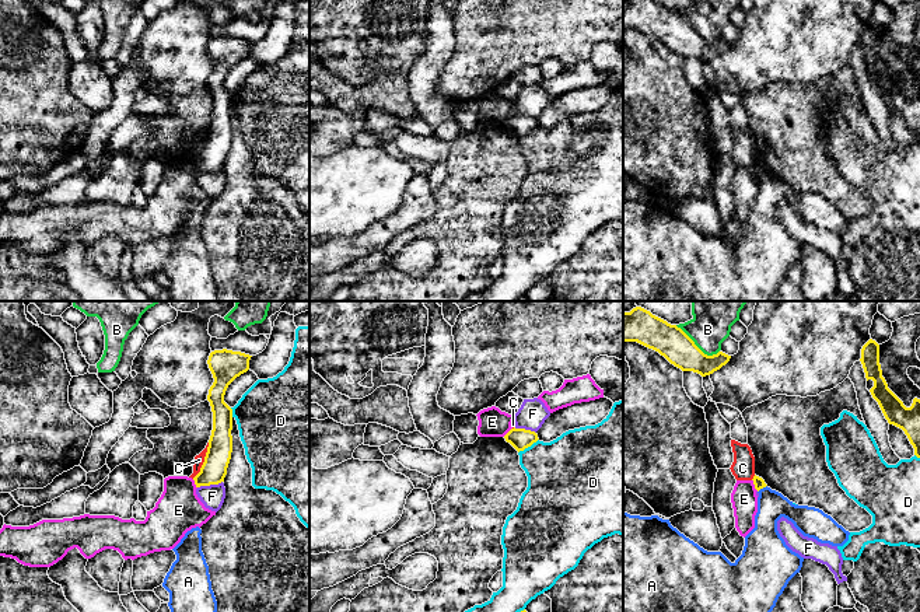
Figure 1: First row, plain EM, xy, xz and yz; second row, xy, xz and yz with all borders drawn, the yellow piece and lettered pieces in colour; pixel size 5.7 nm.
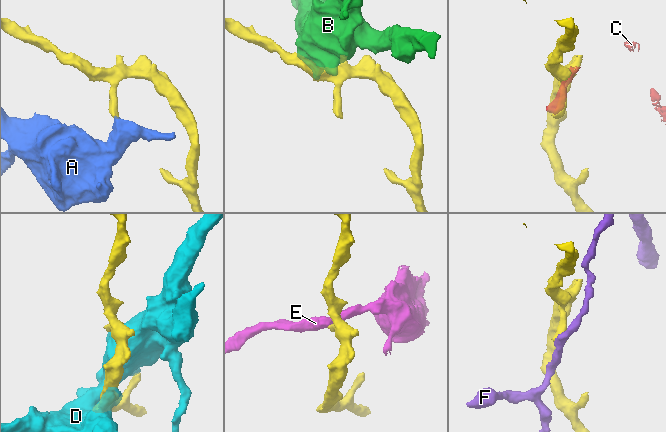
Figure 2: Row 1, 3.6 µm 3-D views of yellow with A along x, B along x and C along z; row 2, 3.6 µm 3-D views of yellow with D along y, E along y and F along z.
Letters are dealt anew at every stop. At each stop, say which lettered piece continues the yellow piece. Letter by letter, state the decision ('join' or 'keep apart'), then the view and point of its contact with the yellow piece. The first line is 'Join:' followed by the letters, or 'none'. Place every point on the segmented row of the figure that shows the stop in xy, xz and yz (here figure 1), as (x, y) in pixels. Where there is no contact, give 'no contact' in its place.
Join: none
A: keep apart; meets yellow in yz at (762, 488)
B: keep apart; meets yellow in yz at (696, 346)
C: keep apart; meets yellow in xy at (205, 461)
D: keep apart; meets yellow in xz at (528, 446)
E: keep apart; meets yellow in yz at (754, 483)
F: keep apart; meets yellow in xy at (209, 485)

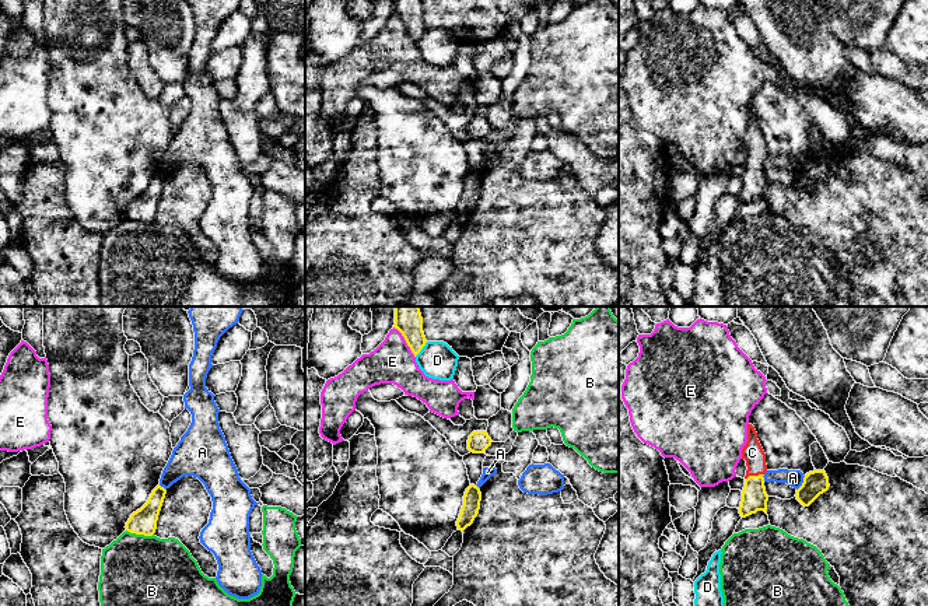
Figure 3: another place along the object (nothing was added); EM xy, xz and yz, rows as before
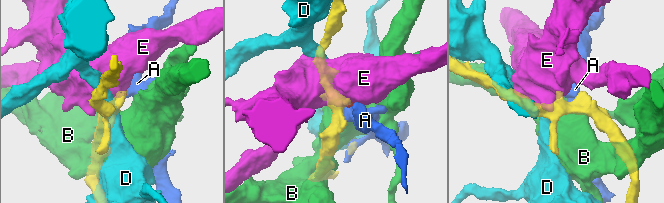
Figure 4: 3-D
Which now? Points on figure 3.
Join: C
A: keep apart; meets yellow in yz at (802, 483)
B: keep apart; meets yellow in xy at (140, 533)
C: join; meets yellow in yz at (753, 476)
D: keep apart; meets yellow in xz at (422, 347)
E: keep apart; meets yellow in xz at (406, 342)

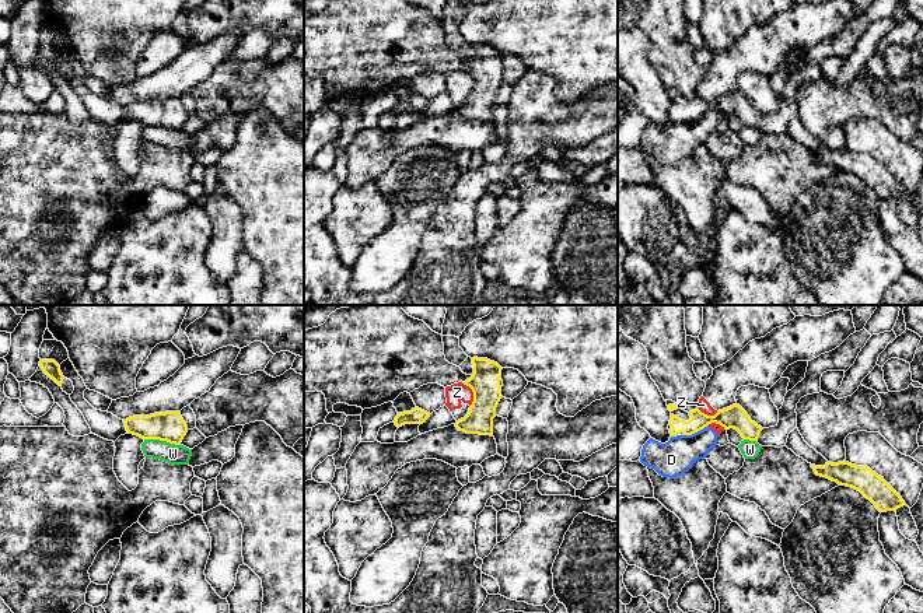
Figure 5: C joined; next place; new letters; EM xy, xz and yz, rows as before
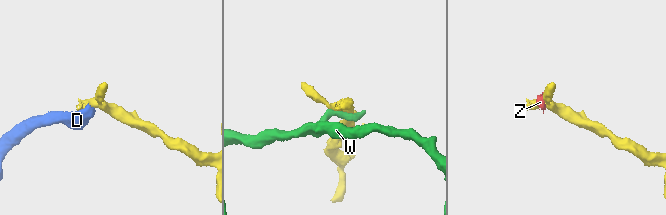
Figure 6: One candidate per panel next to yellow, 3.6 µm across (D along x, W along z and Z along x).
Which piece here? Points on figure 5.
Join: none
D: keep apart; meets yellow in yz at (695, 431)
W: keep apart; meets yellow in xy at (161, 440)
Z: keep apart; meets yellow in xz at (472, 391)

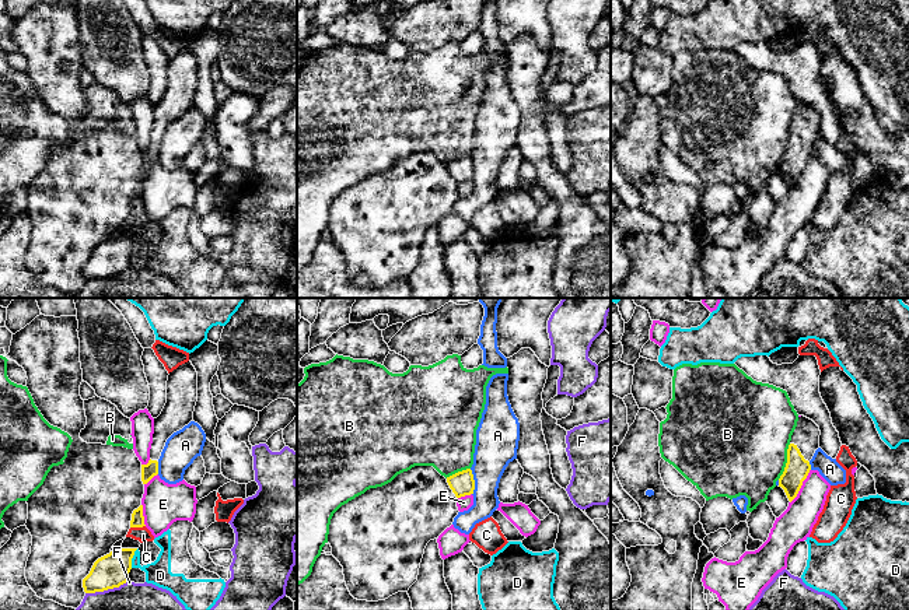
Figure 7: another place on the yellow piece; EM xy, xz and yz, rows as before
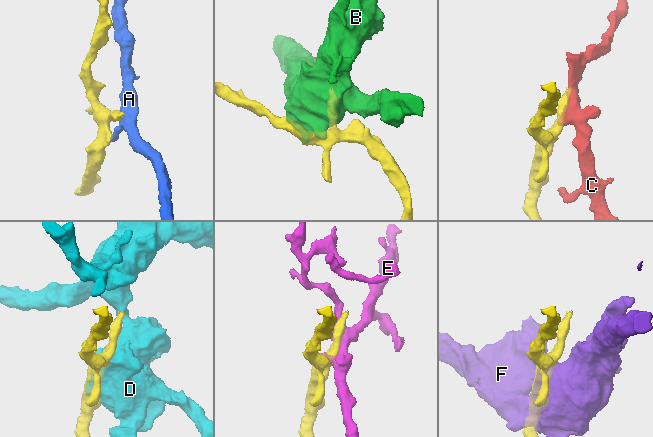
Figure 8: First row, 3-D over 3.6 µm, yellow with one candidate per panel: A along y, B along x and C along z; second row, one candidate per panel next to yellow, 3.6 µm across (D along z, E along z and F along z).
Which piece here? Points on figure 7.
Join: none
A: keep apart; meets yellow in xz at (474, 481)
B: keep apart; meets yellow in yz at (787, 462)
C: keep apart; meets yellow in xy at (137, 526)
D: keep apart; meets yellow in xy at (132, 557)
E: keep apart; meets yellow in yz at (801, 484)
F: keep apart; meets yellow in xy at (107, 589)

